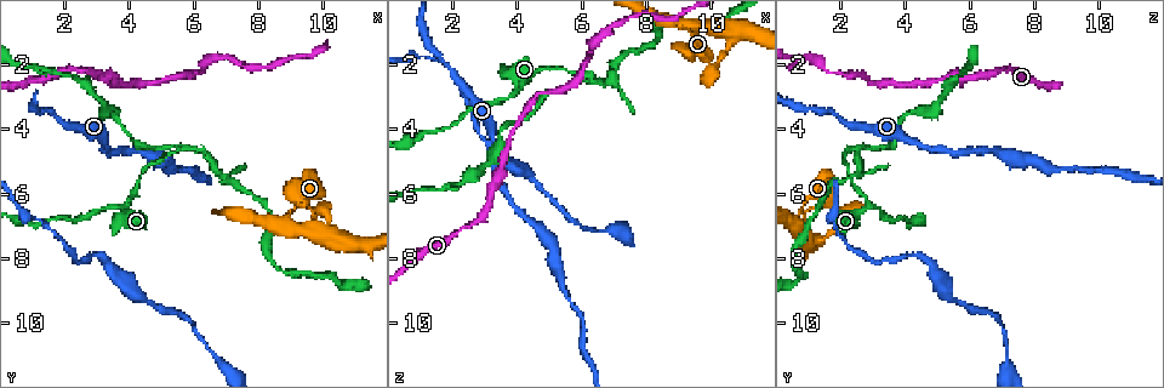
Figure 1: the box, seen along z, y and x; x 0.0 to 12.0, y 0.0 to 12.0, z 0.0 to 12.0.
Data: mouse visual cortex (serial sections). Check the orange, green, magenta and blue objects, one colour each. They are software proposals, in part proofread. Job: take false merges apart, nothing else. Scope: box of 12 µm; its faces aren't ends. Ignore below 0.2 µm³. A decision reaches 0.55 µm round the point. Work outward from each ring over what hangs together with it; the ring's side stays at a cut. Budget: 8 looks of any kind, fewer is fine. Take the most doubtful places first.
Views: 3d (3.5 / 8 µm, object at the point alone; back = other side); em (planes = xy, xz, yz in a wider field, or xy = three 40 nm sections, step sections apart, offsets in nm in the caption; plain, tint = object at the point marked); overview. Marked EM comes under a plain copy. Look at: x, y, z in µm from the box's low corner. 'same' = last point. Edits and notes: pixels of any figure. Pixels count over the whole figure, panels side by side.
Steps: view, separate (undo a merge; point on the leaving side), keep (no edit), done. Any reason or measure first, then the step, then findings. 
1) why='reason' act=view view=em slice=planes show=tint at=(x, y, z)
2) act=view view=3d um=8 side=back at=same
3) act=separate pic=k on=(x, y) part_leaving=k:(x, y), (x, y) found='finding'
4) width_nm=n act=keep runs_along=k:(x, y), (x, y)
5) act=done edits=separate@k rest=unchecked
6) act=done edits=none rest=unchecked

why='abrupt turn' act=view view=em slice=xy step=1 show=tint at=(3.9, 6.4, 3.0)

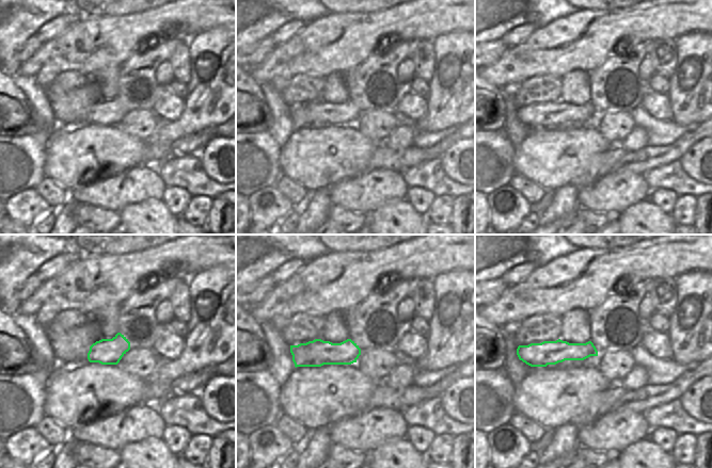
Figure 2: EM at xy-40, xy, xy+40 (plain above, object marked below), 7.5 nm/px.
act=view view=3d um=3.5 at=same

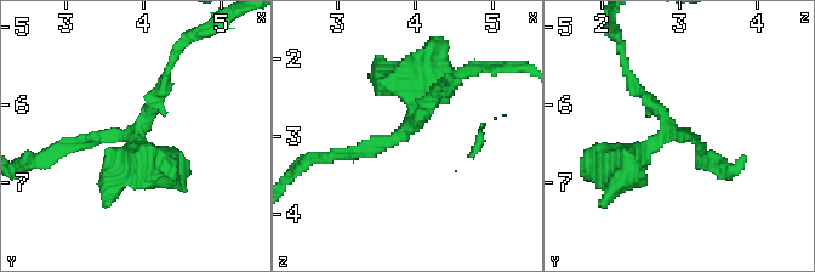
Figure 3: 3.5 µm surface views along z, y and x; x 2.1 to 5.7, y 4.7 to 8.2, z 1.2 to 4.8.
width_nm=180 act=keep runs_along=2:(524, 348), (527, 351), (595, 353) found='continuous, no second cell'

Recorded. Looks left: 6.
why='abrupt turn' act=view view=em slice=xy step=5 show=tint at=(5.9, 4.6, 2.3)

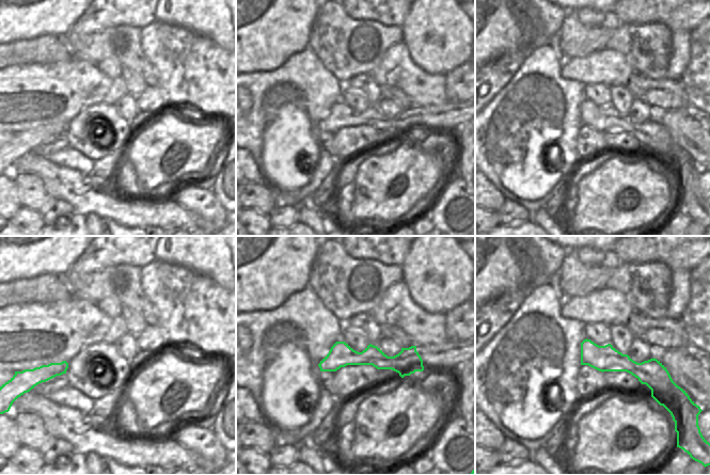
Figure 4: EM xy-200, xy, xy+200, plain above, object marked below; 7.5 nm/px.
act=view view=3d um=3.5 at=same

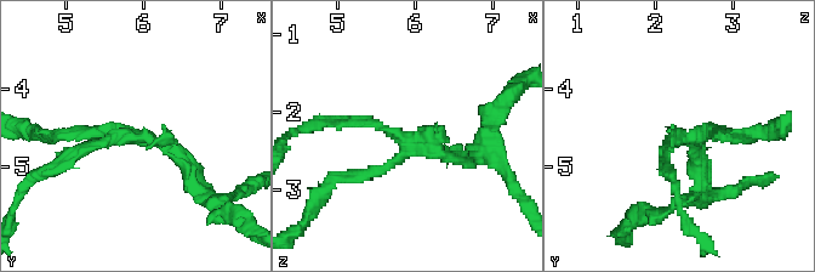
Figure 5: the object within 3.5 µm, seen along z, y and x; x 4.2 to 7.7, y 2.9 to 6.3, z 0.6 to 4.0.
act=separate pic=5 on=(91, 132) part_leaving=5:(405, 148), (380, 170), (338, 176), (315, 204) found='a second cell is stuck on'

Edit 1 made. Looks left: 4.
why='see it whole again' act=view view=overview

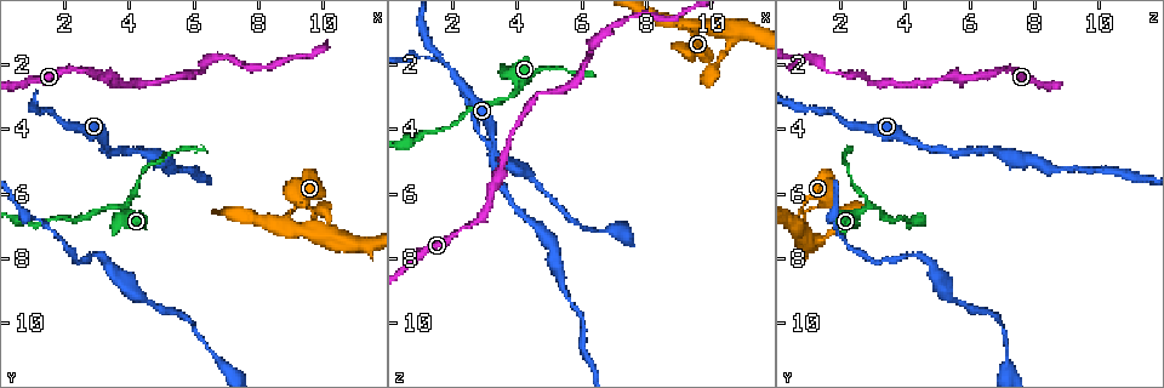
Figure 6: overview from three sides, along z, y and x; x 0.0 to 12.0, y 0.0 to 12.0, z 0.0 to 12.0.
why='thin neck' act=view view=3d um=8 side=back at=(6.2, 2.2, 1.7)

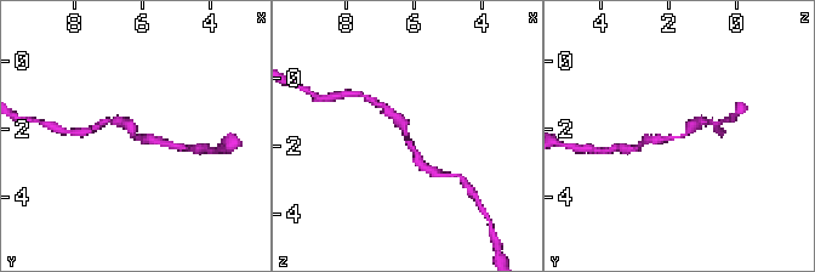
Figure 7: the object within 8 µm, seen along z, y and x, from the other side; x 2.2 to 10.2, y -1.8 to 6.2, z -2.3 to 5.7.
act=view view=3d um=3.5 at=(6.1, 2.2, 1.8)

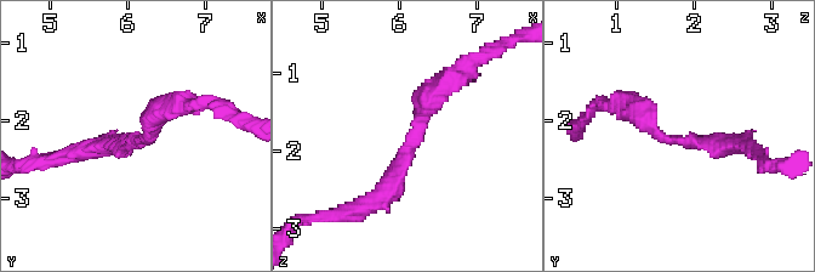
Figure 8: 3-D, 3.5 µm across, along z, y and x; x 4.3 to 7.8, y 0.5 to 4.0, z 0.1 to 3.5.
why='now the EM' act=view view=em slice=xy step=2 show=tint at=(6.20, 2.20, 1.75)

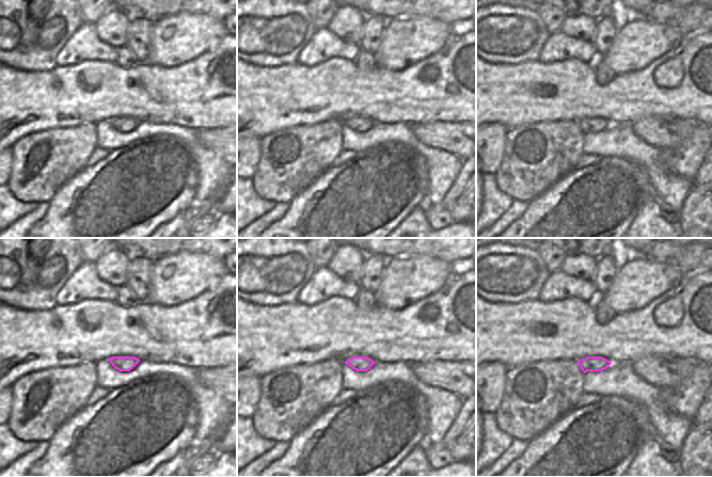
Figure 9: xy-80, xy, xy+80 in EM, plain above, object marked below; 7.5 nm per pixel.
width_nm=110 act=keep runs_along=8:(375, 203), (454, 78) found='one cell here'

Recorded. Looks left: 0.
act=done edits=separate@5 rest=unchecked

